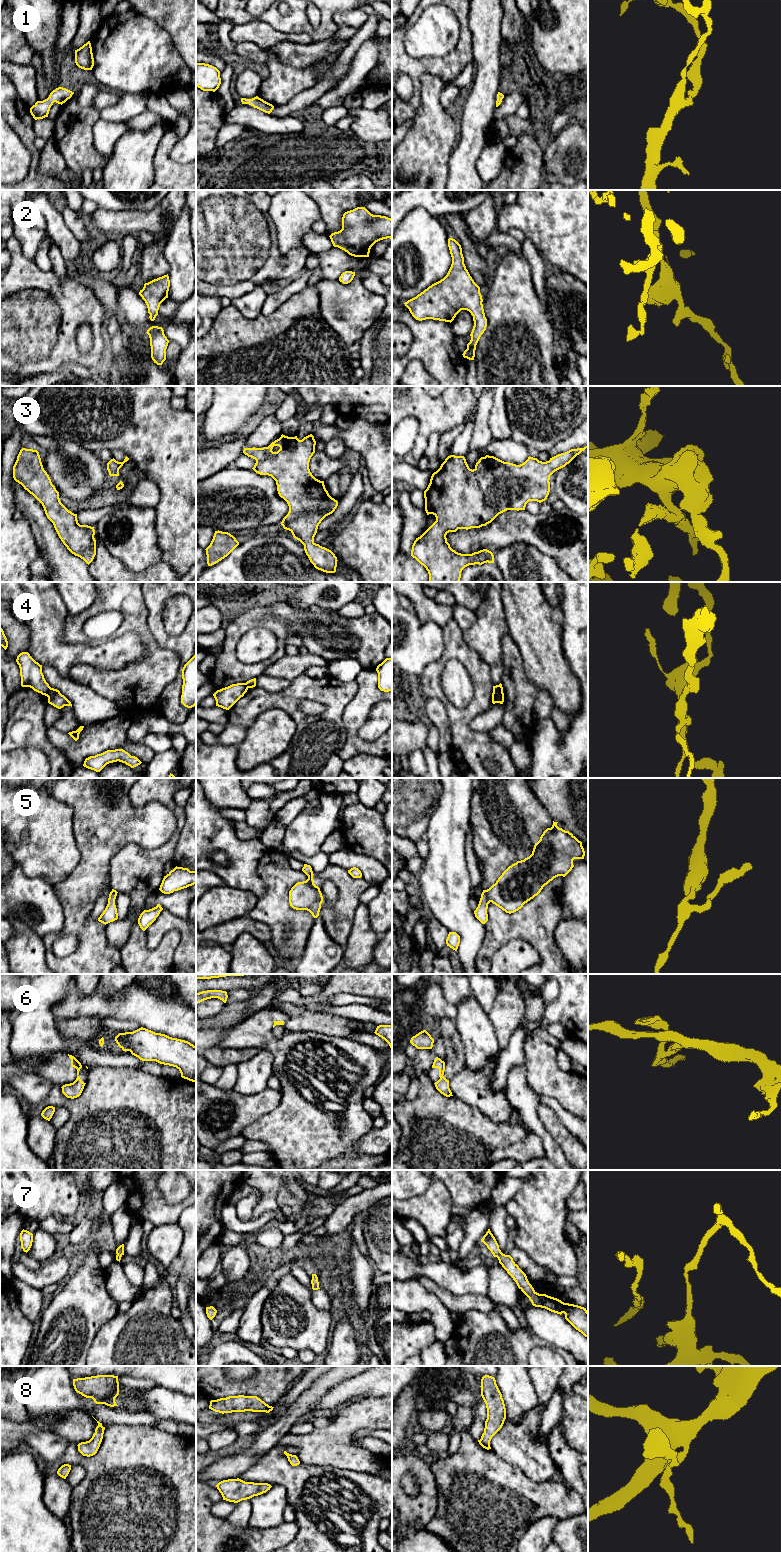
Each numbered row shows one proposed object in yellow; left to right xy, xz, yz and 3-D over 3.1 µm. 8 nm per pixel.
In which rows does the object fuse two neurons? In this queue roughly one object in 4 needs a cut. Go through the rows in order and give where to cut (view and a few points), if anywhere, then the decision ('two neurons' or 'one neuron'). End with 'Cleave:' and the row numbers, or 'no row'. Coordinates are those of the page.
1: cut none; one neuron
2: cut none; one neuron
3: cut none; one neuron
4: cut xy (51, 688), (47, 696); two neurons
5: cut none; one neuron
6: cut yz (442, 1075), (440, 1078); two neurons
7: cut none; one neuron
8: cut none; one neuron
Cleave: 4, 6

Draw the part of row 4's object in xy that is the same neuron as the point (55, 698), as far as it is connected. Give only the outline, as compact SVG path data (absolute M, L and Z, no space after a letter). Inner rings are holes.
M51 688L48 696L48 703L53 705L54 707L61 709L64 706L71 706L71 702L60 693L59 690Z

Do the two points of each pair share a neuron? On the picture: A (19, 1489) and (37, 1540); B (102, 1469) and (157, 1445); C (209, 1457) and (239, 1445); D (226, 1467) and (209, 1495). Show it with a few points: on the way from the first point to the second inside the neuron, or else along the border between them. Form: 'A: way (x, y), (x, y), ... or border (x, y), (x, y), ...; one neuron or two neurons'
A: way (19, 1502), (19, 1522), (24, 1527); one neuron
B: way (116, 1469), (133, 1469), (143, 1459); one neuron
C: way (216, 1456), (232, 1450); one neuron
D: border (206, 1482), (215, 1485); two neurons

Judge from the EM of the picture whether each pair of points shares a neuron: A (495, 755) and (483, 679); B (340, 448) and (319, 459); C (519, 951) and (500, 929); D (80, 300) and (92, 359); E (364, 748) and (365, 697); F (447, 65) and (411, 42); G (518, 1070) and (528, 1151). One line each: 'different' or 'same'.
A: same
B: different
C: different
D: same
E: same
F: different
G: different

